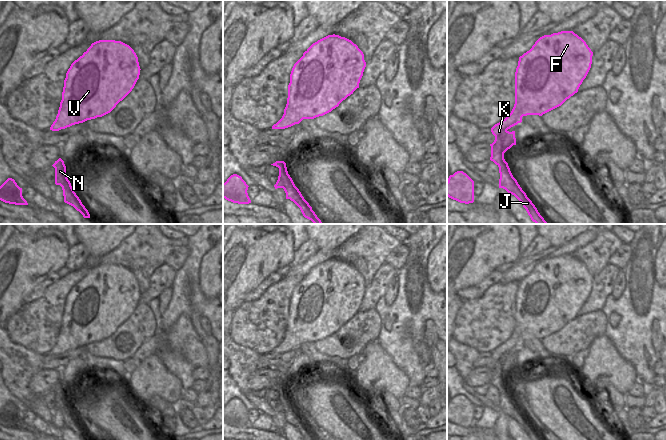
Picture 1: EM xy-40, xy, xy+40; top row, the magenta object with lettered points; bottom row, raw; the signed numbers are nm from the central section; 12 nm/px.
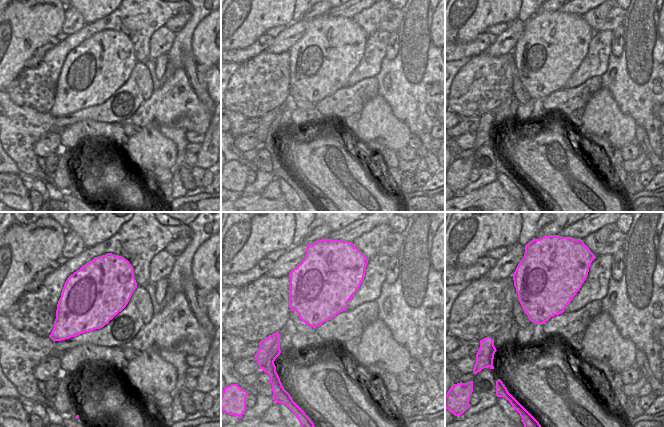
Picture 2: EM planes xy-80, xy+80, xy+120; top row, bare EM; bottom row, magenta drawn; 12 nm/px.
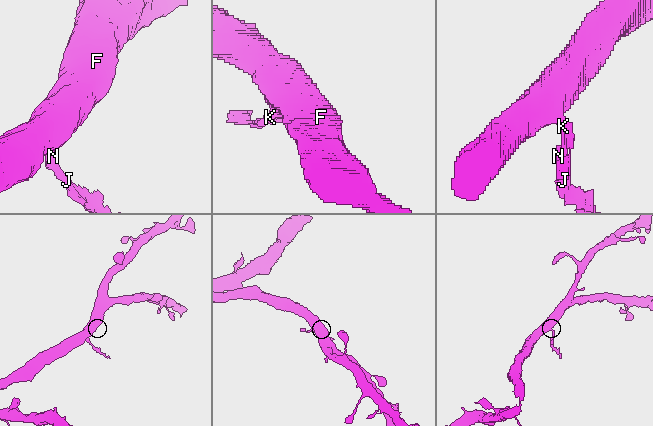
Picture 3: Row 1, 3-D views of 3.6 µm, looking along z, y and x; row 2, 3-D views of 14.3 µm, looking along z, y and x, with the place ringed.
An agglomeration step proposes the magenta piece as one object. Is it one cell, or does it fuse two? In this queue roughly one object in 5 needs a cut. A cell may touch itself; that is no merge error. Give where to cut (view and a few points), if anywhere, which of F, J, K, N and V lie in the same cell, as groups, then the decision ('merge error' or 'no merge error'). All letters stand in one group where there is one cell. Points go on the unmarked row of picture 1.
xy+40 (505, 385), (498, 390) | F K V / J N | merge error

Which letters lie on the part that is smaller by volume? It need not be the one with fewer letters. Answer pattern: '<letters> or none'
J, N.

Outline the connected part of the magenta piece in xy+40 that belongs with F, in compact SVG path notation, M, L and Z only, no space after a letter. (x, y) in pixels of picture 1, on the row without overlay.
M561 255L540 261L532 272L519 281L515 296L515 328L511 337L491 352L495 364L490 384L496 389L505 386L504 377L516 369L515 355L508 354L522 346L527 339L543 338L561 330L578 316L592 288L593 276L586 266L573 255Z

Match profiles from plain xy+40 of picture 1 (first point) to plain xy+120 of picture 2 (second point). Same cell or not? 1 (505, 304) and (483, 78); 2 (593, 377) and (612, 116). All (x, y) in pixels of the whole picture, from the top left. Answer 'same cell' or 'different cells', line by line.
1: same cell
2: same cell

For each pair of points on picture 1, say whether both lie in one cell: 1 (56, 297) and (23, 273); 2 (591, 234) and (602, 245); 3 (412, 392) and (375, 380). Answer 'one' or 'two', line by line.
1: two
2: two
3: two

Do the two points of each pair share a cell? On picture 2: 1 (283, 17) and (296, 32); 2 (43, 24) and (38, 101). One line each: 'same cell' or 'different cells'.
1: different cells
2: different cells

